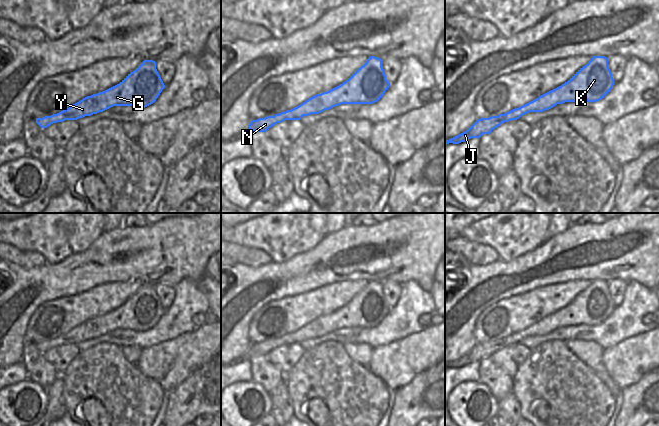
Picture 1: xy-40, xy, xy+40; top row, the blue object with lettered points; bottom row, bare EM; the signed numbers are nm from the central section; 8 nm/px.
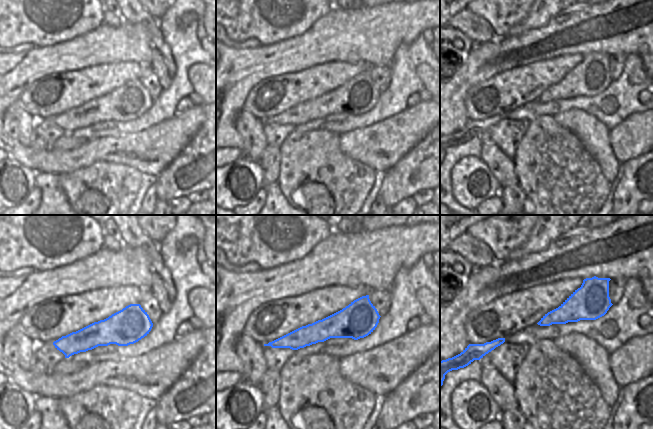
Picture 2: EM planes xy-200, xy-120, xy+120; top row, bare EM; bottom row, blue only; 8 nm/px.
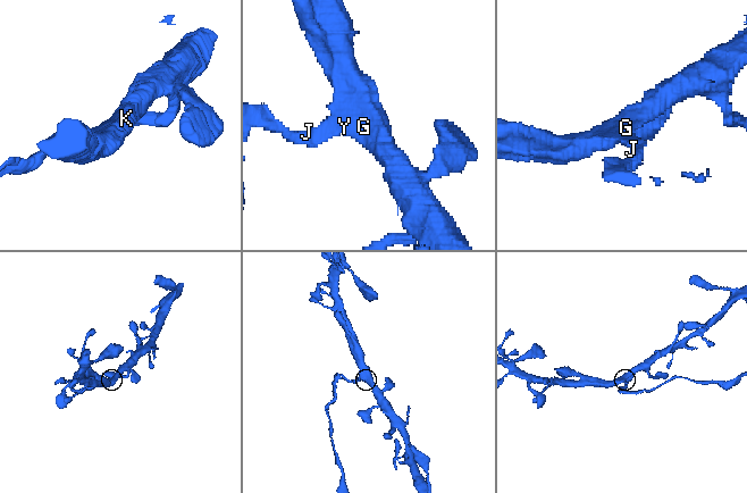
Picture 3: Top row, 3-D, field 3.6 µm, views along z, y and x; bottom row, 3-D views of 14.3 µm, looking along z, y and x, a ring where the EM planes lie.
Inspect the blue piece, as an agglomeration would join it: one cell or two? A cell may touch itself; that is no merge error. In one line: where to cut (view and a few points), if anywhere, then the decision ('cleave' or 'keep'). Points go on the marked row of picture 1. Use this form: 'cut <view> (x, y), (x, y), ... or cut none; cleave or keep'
cut xy+40 (497, 116), (503, 122); cleave

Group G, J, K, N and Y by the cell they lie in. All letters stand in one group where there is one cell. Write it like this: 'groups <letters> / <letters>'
groups G K Y / J N

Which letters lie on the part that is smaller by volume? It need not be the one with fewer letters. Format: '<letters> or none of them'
J, N

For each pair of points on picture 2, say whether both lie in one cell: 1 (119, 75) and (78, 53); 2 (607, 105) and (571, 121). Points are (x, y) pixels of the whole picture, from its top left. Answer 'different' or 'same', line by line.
1: different
2: different

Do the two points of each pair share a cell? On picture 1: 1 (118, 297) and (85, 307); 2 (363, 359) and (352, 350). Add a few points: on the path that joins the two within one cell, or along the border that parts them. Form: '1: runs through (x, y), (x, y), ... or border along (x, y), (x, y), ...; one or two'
1: runs through (110, 299), (102, 299), (98, 303), (93, 303); one
2: runs through (360, 356), (355, 351); one

